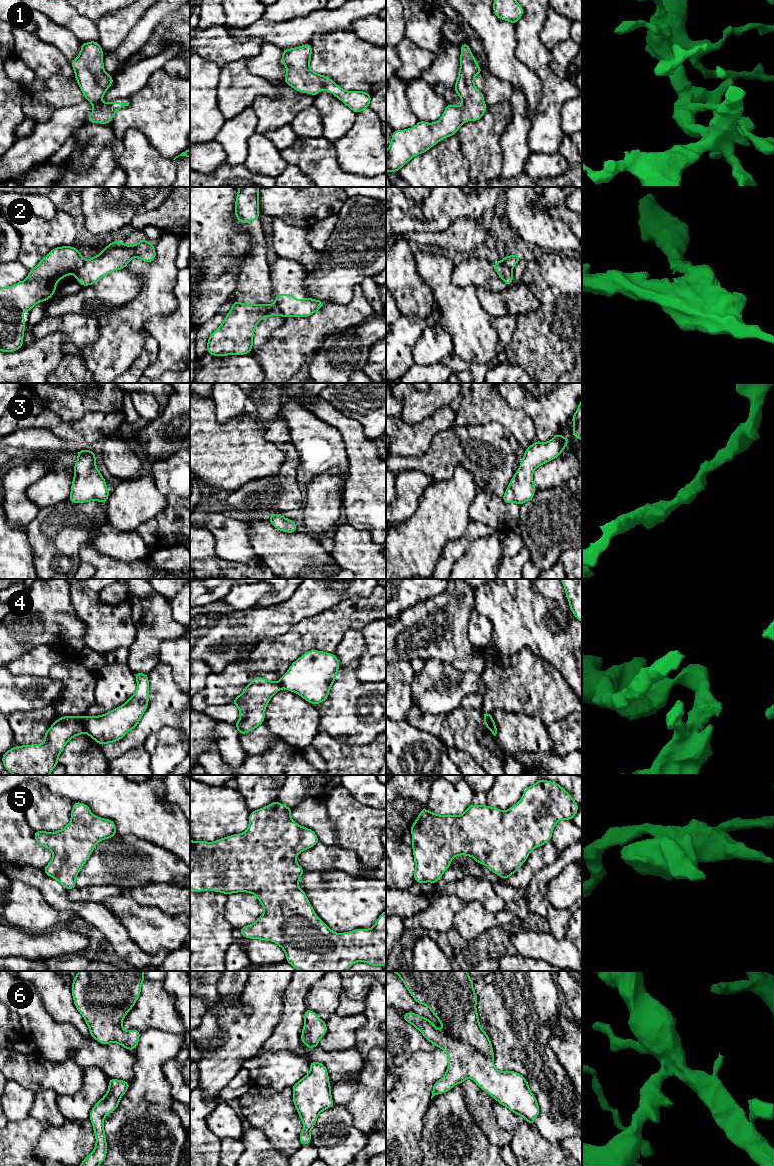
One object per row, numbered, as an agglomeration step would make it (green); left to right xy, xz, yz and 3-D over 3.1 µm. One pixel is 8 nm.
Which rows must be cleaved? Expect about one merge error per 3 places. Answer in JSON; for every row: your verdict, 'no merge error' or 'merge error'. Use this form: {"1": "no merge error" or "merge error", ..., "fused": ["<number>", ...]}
{"1": "no merge error", "2": "merge error", "3": "no merge error", "4": "merge error", "5": "no merge error", "6": "no merge error", "fused": ["2", "4"]}

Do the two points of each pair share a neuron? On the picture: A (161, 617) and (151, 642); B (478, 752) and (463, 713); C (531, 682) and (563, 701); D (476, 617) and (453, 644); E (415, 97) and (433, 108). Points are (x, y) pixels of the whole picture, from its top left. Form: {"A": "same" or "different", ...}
{"A": "same", "B": "same", "C": "same", "D": "different", "E": "same"}

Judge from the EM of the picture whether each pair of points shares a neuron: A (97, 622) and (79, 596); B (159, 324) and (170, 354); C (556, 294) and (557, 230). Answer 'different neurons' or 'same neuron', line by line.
A: same neuron
B: same neuron
C: different neurons

